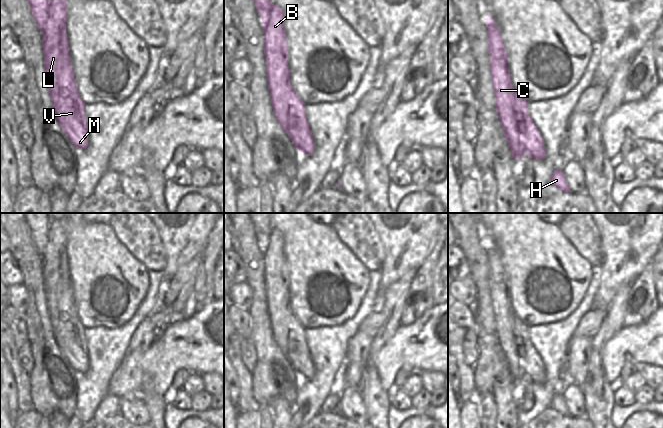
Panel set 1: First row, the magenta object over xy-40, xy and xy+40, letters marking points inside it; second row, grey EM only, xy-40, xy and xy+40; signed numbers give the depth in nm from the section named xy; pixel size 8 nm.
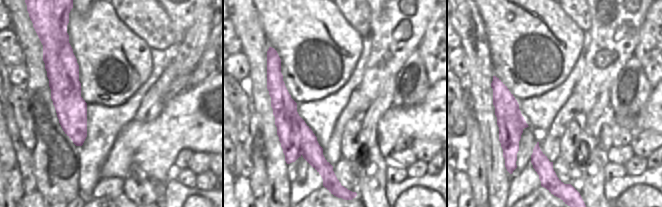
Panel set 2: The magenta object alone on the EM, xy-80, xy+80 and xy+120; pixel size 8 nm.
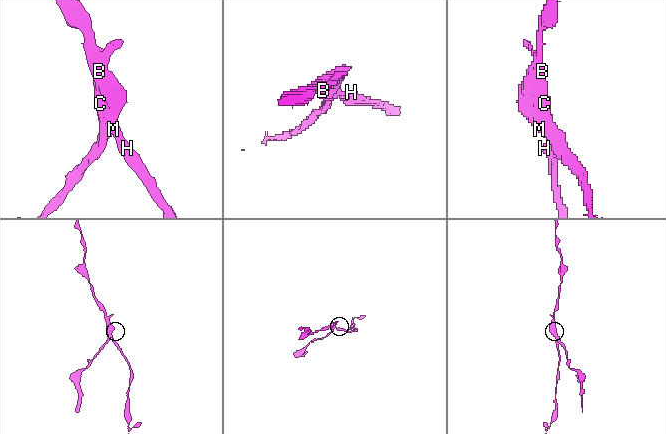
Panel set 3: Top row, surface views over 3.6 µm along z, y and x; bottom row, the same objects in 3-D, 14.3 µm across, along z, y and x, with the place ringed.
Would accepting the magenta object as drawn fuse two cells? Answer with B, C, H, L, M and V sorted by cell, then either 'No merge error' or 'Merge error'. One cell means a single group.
Groups: B C L / H M V. Merge error.

